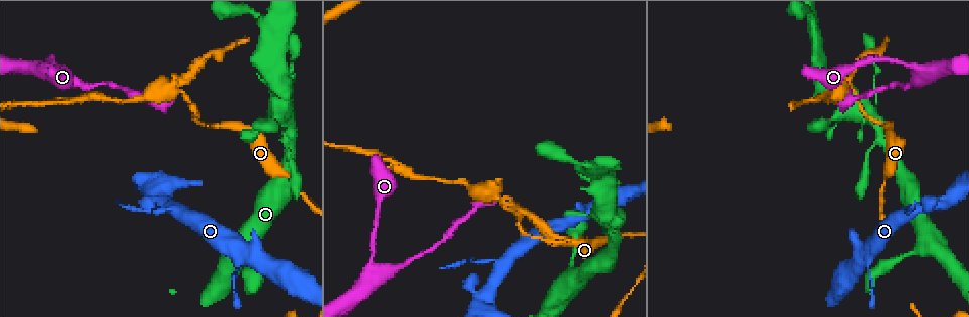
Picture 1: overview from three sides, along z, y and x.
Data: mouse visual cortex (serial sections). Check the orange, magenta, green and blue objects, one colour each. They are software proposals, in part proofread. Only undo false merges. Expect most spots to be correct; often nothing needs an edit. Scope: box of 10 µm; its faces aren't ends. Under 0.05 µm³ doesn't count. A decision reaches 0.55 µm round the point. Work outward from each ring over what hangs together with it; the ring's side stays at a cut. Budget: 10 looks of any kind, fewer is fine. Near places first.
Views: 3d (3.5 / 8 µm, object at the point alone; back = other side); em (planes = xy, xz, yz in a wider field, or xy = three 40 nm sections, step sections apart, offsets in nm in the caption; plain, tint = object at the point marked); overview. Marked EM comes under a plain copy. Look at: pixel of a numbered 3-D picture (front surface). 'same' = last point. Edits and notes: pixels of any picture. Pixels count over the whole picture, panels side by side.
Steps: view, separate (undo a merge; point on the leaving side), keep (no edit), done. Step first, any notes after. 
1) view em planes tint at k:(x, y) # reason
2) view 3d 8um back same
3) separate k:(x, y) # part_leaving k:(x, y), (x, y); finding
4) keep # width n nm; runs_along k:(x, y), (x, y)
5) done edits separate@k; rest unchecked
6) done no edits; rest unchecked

view 3d 3.5um at 1:(252, 256)

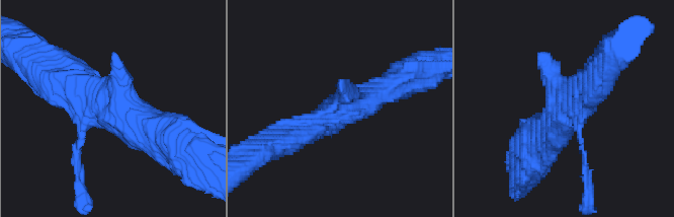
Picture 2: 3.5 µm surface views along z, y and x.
view em xy step 5 tint at 2:(113, 107) # now the EM

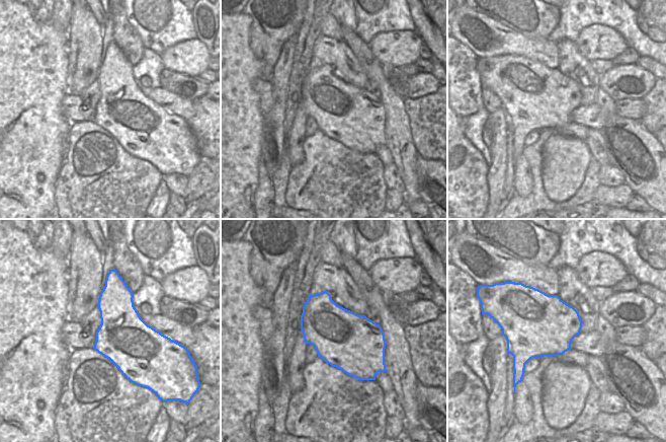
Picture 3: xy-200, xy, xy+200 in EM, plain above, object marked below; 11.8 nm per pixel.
keep # runs_along 2:(58, 81), (167, 134); all the same cell

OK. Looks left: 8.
view 3d 3.5um at 1:(828, 121) # a narrow waist

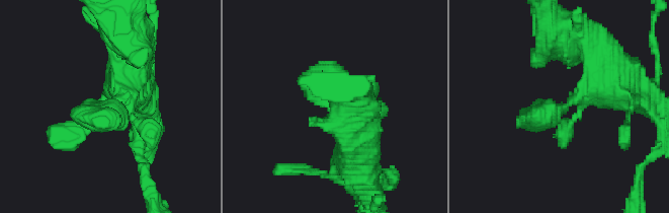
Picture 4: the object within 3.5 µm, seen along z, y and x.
view em xy step 3 tint at 4:(111, 105) # shape alone is not enough

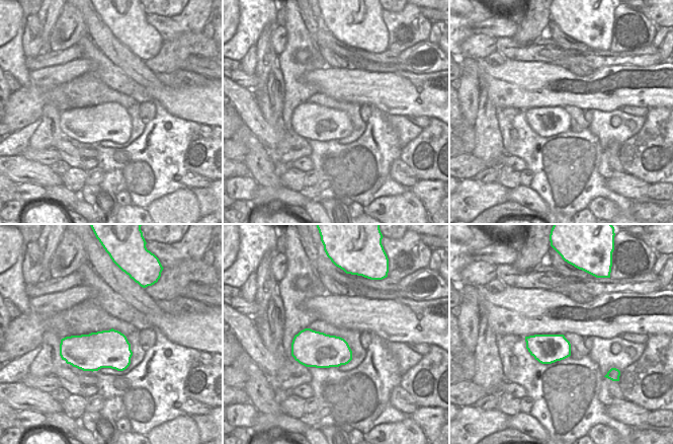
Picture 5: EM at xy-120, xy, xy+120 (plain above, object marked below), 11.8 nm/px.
keep # runs_along 4:(616, 74), (518, 127); one cell here

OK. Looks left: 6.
view 3d 8um at 1:(596, 169) # a fork

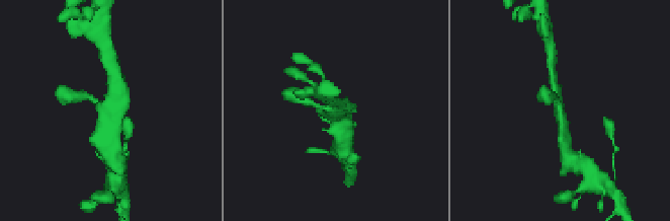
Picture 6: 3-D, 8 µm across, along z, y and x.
view em xy step 5 tint same

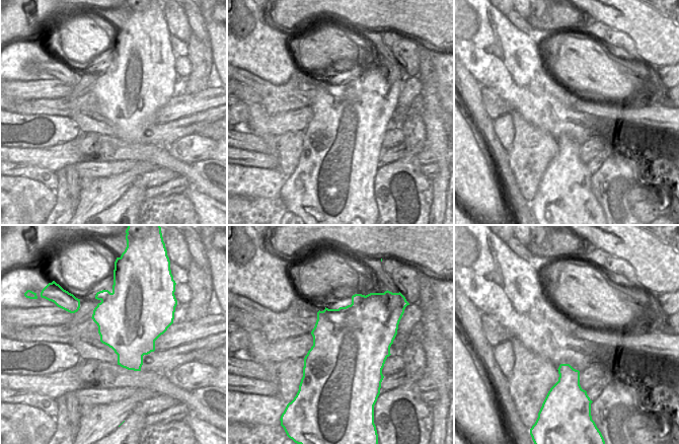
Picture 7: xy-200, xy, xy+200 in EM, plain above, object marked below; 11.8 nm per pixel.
keep # all the same cell

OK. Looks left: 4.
view 3d 8um at 1:(885, 183) # a narrow waist

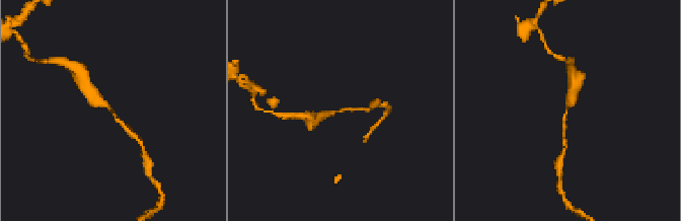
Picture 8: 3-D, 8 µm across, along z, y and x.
view 3d 3.5um same

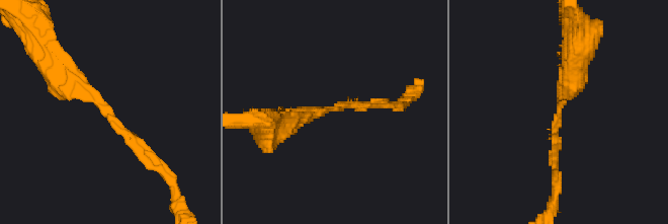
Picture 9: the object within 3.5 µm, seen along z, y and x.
keep # runs_along 9:(53, 69), (69, 87), (84, 90), (153, 162); all the same cell

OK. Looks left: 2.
done no edits; rest unchecked

